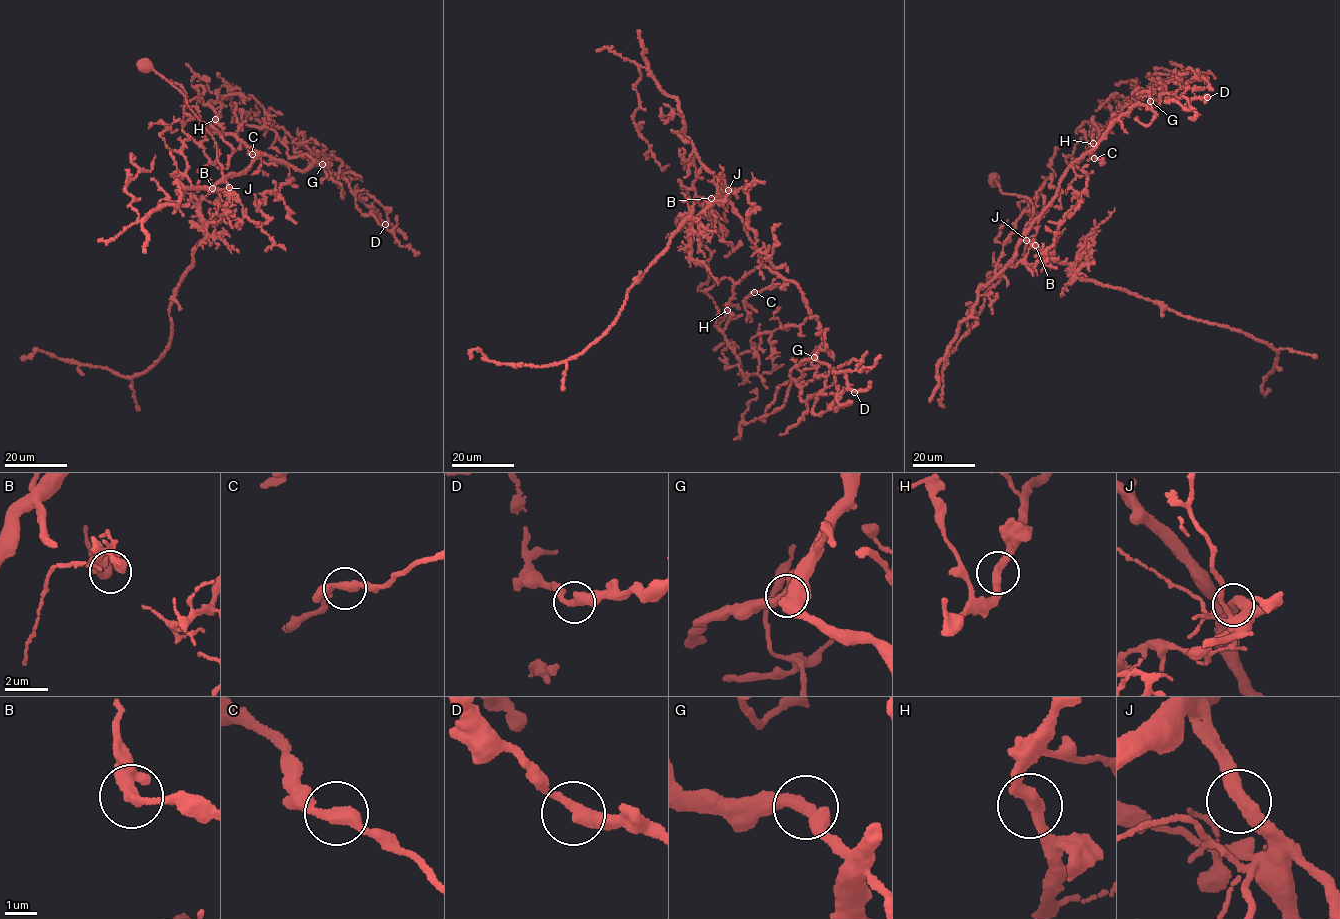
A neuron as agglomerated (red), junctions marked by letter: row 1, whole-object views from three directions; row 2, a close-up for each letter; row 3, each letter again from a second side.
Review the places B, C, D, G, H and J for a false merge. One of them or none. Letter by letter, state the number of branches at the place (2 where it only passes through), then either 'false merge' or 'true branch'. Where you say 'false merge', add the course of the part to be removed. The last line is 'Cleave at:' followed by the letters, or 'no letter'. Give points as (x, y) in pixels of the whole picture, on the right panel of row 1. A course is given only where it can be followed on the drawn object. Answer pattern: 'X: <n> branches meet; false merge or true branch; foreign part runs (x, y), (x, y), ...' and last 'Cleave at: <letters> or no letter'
B: 2 branches meet; true branch
C: 2 branches meet; true branch
D: 2 branches meet; true branch
G: 2 branches meet; true branch
H: 2 branches meet; true branch
J: 2 branches meet; false merge; foreign part runs (1026, 240), (1070, 264), (1081, 277), (1262, 341), (1278, 353), (1277, 367), (1262, 385), (1264, 393), (1270, 389)
Cleave at: J

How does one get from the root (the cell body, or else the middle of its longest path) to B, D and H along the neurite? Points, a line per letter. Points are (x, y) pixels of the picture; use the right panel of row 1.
B: (994, 181), (1001, 191), (1024, 197), (1030, 201), (1034, 213), (1023, 236), (1035, 245)
D: (994, 181), (1030, 201), (1026, 232), (1121, 114), (1165, 93), (1187, 110), (1207, 97)
H: (994, 181), (1001, 191), (1030, 201), (1034, 213), (1026, 232), (1055, 195), (1068, 167), (1081, 160), (1093, 143)

